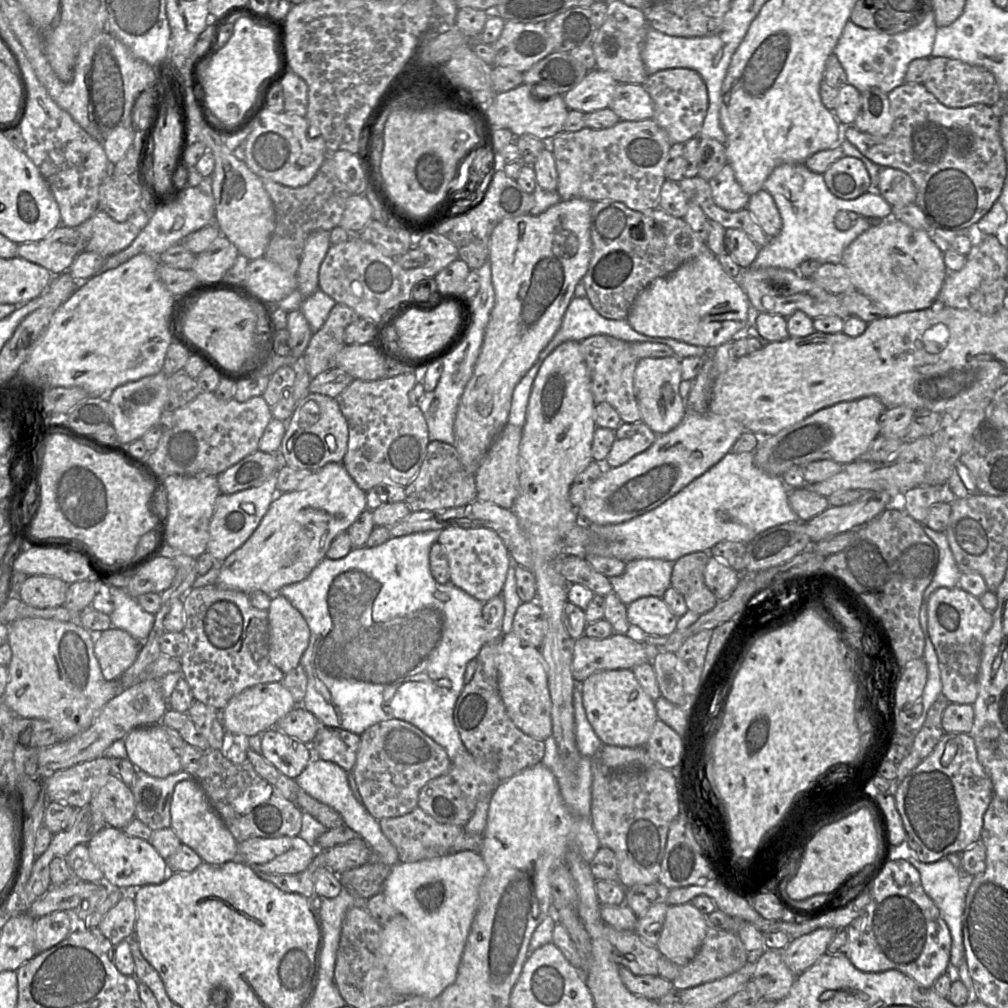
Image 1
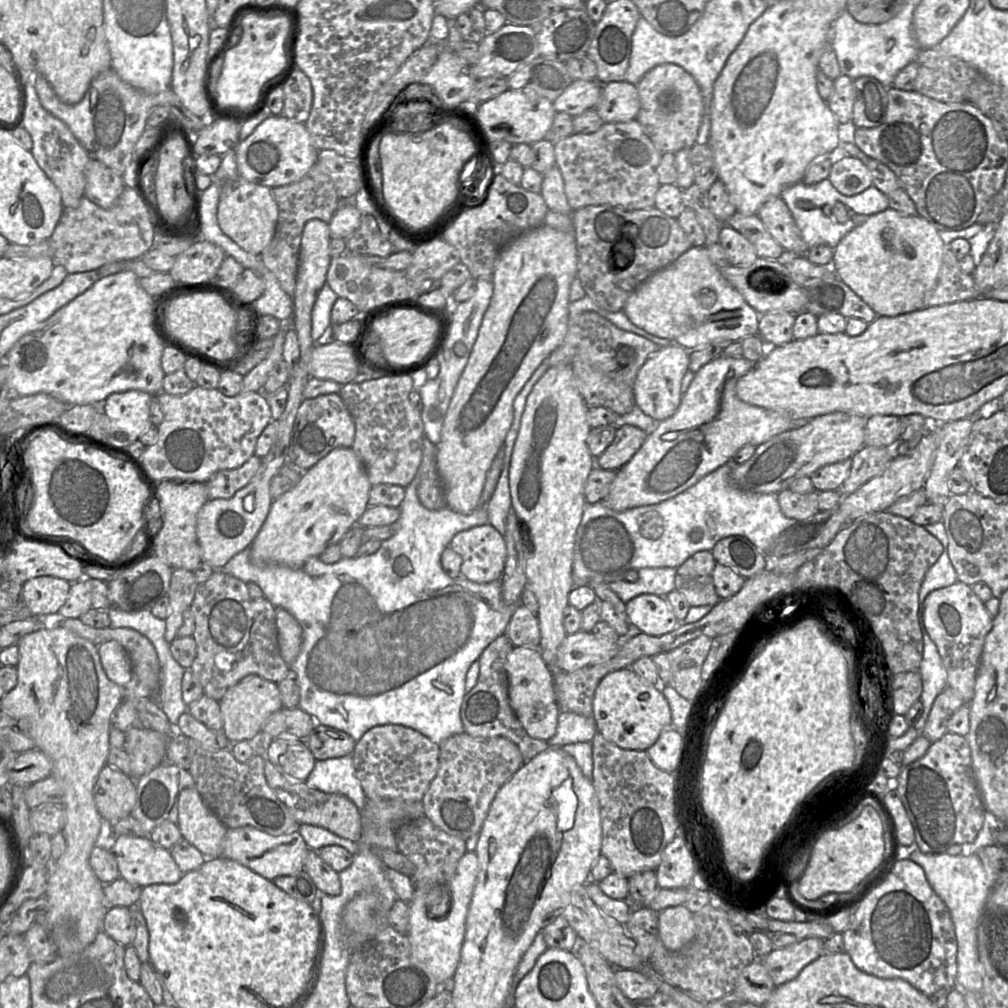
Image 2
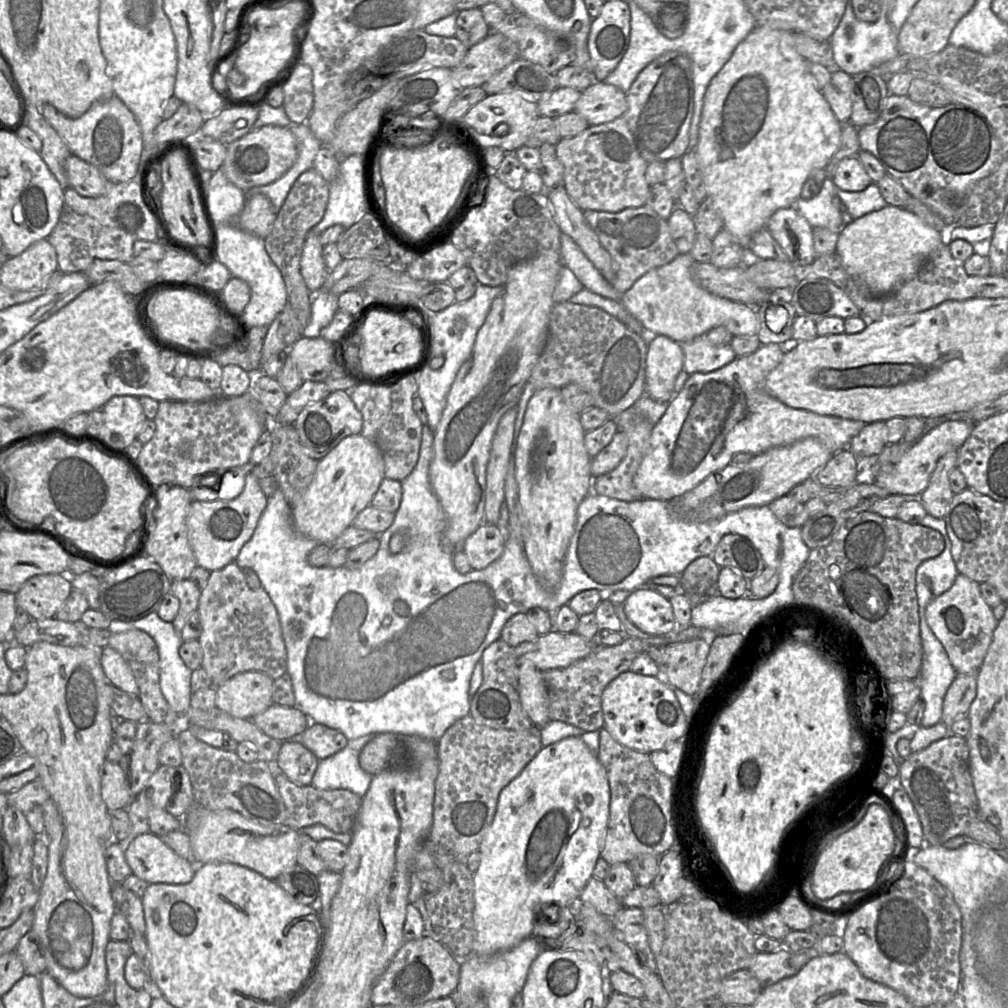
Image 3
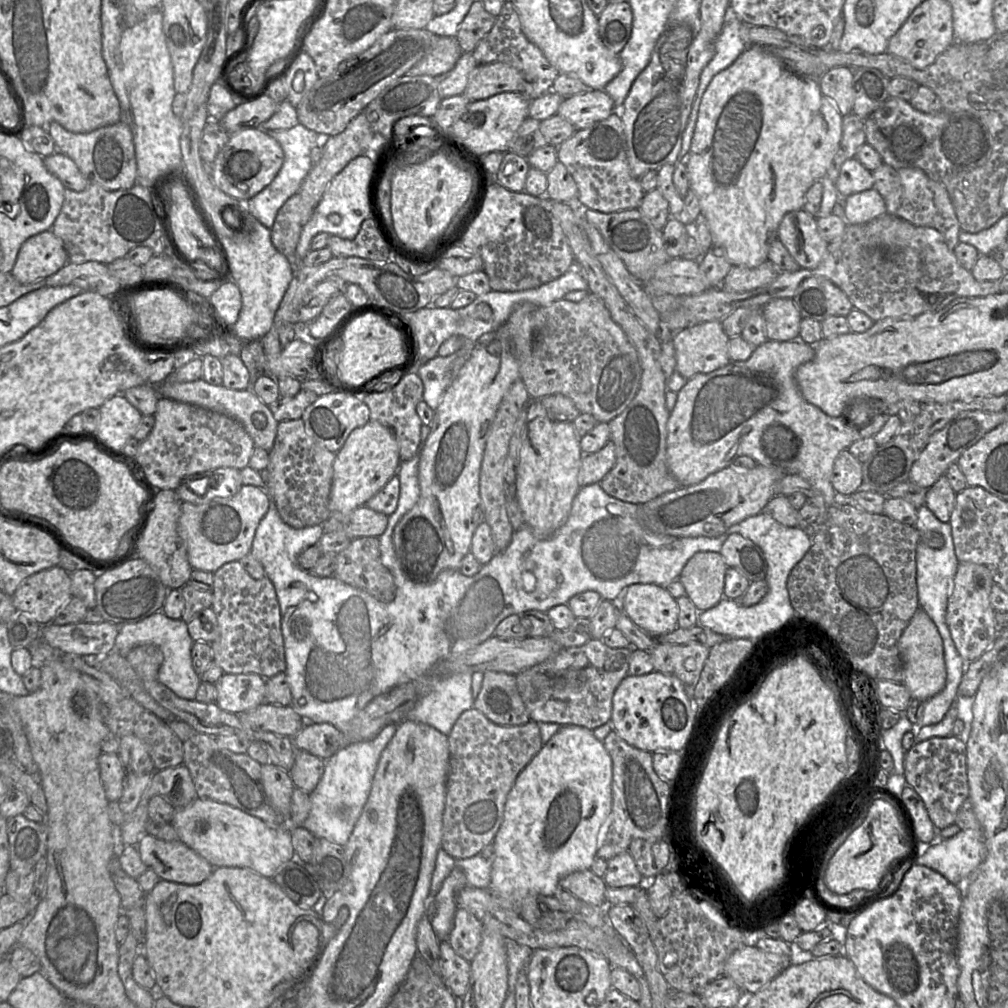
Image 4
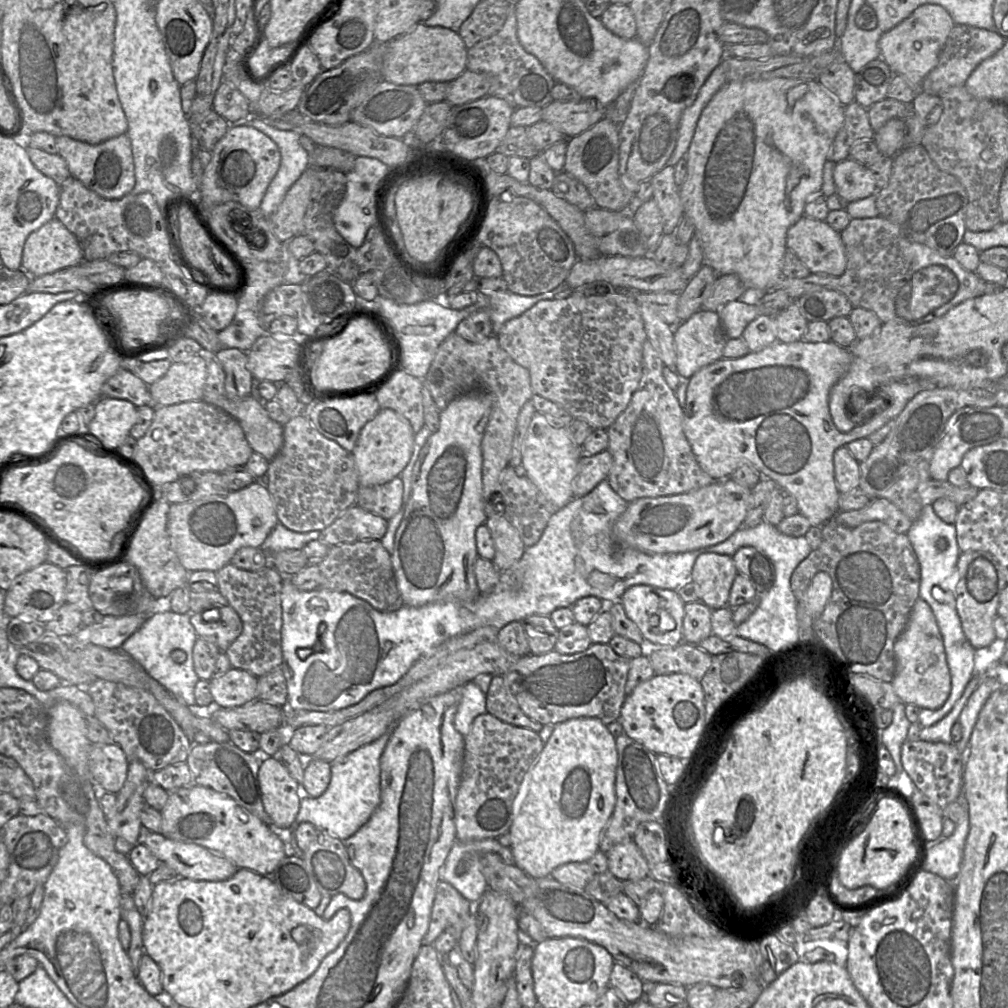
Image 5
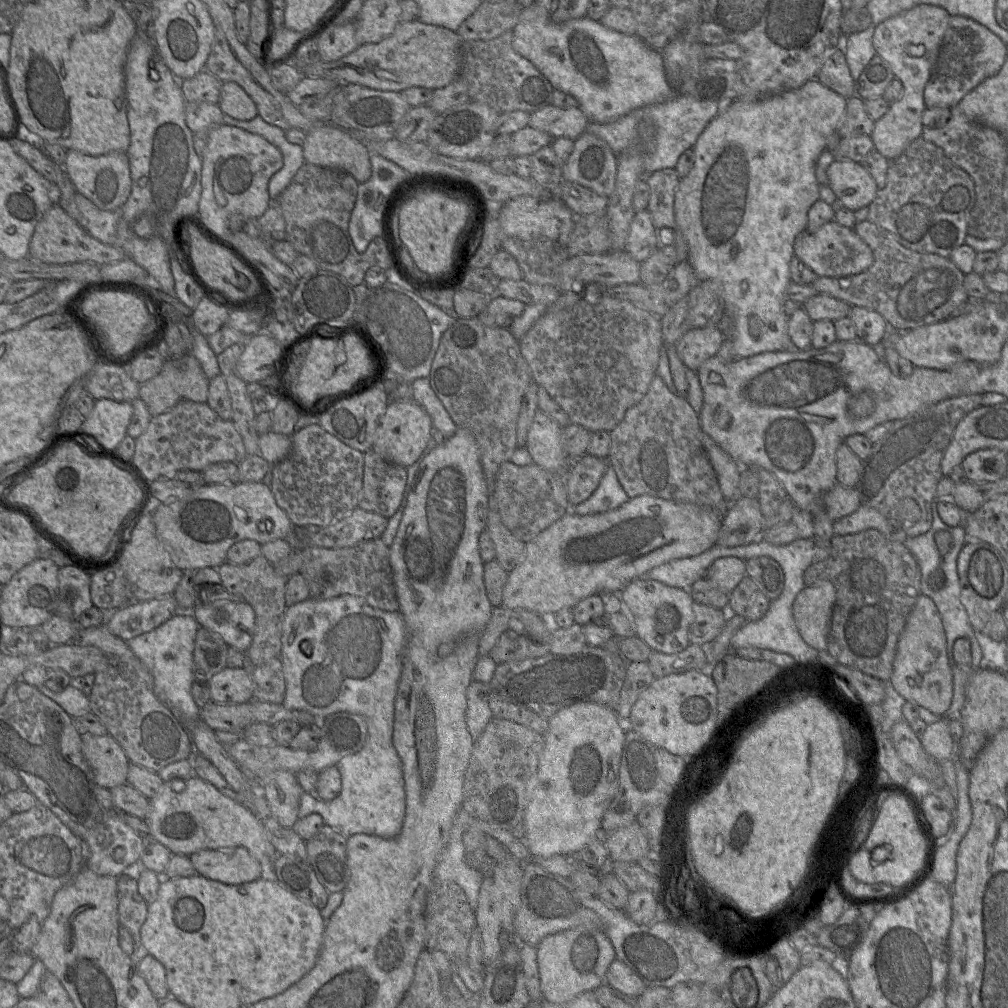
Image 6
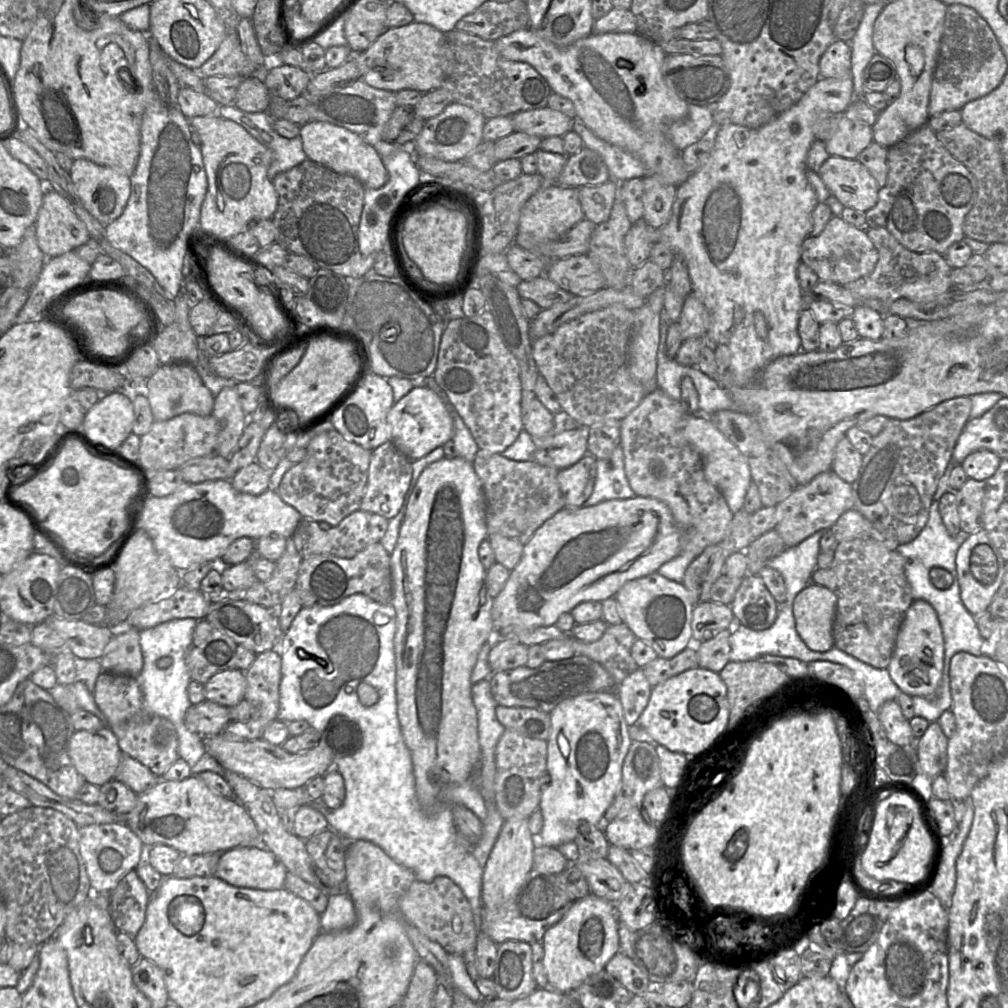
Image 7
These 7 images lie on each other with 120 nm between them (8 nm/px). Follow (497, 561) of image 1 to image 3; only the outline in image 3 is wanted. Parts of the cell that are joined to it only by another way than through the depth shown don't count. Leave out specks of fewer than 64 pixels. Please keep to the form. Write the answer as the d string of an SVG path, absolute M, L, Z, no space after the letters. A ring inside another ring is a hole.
M484 522L465 540L462 551L472 570L482 570L502 555L505 543L504 530L496 524Z

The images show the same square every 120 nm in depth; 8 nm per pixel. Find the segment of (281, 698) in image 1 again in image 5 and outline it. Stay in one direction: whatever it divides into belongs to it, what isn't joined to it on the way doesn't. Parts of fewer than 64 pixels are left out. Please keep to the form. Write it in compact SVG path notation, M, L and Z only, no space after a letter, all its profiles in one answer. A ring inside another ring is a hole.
M231 668L220 676L210 679L210 690L216 707L233 708L252 702L258 698L258 677L238 668Z

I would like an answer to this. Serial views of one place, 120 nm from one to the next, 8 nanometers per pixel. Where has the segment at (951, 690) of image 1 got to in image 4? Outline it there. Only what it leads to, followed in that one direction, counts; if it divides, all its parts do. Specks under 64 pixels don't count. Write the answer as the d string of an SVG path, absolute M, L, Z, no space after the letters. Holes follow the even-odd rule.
M959 562L948 598L945 621L961 658L968 664L980 658L993 644L998 629L989 596L994 585L990 570L980 564Z

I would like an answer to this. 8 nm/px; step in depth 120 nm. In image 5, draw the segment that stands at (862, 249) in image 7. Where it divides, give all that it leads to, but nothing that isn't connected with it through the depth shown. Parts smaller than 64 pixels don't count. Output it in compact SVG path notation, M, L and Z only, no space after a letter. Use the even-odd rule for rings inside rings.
M800 218L787 231L787 248L814 274L841 276L847 258L841 233L826 221Z

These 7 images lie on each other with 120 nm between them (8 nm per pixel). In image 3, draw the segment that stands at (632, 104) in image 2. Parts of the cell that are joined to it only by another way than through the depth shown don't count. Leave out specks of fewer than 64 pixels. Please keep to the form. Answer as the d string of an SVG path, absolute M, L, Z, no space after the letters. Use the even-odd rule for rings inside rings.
M594 81L582 91L573 111L592 126L622 117L626 110L625 92L604 81Z

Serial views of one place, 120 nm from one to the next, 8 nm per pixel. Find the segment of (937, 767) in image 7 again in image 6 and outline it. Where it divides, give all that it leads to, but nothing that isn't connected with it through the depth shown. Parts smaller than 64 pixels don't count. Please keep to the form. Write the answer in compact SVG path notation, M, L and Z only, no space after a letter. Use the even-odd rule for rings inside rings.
M943 719L927 725L919 738L924 750L939 763L955 756L956 744L949 735L950 719Z

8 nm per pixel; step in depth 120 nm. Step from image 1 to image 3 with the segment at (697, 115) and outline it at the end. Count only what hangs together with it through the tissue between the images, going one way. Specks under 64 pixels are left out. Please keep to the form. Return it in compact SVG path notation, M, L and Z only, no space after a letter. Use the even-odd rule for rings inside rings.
M678 51L666 52L650 62L626 93L627 110L622 116L636 148L648 163L682 158L689 150L689 128L694 109L691 60Z

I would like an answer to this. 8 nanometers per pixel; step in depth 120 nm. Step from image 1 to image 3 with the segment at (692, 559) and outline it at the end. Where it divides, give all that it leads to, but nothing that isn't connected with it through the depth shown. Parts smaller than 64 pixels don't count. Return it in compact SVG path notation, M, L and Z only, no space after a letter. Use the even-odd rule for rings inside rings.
M703 556L691 562L680 577L679 590L687 596L714 596L721 567L712 557Z

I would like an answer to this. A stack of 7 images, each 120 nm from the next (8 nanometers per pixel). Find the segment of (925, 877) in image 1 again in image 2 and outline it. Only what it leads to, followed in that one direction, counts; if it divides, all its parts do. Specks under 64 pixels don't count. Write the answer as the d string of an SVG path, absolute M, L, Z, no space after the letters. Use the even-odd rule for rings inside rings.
M917 849L909 860L922 867L930 886L949 910L957 940L956 987L979 994L983 983L983 965L978 954L977 927L989 893L1000 873L987 873L976 854L925 854Z

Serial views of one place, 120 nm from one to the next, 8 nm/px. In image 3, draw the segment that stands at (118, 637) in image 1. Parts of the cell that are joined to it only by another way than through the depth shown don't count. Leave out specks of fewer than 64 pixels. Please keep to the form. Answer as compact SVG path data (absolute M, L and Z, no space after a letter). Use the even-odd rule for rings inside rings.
M111 647L99 650L99 660L107 680L124 692L138 696L139 688L127 662Z

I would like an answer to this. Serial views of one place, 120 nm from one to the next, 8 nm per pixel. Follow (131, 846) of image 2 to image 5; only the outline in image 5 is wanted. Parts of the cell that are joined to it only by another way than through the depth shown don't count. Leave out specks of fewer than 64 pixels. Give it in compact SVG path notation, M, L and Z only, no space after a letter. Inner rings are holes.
M143 826L140 829L139 844L147 846L161 863L171 867L179 877L195 881L224 881L230 879L239 870L236 865L220 853L214 853L197 844L169 839Z

